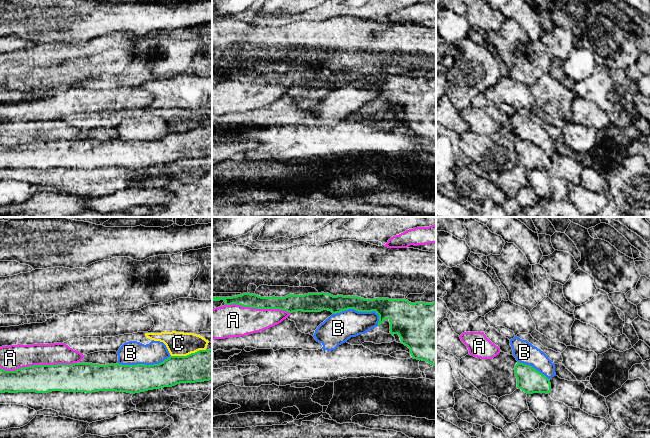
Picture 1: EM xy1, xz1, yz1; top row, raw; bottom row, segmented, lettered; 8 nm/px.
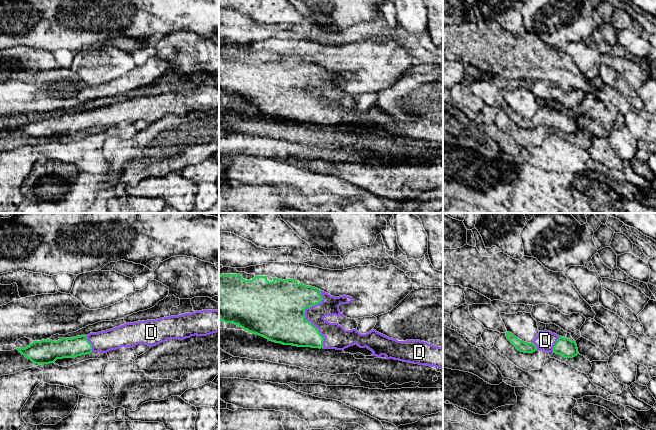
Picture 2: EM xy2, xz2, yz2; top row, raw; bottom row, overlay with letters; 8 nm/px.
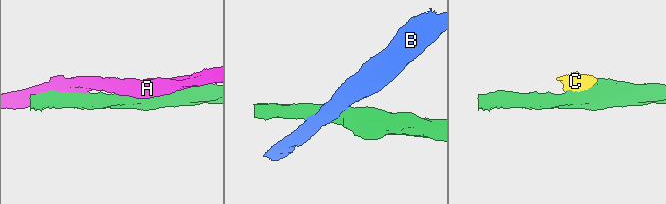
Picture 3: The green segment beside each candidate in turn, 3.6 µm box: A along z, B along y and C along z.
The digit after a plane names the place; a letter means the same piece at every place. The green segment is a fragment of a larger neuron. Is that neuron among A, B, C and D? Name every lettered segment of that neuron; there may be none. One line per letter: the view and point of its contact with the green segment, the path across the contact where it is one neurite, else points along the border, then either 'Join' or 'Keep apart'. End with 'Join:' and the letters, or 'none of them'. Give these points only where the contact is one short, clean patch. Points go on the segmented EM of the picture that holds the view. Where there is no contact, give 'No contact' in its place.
A: Touches green at xy1 (38, 365). Keep apart
B: Touches green at xz1 (359, 311). Keep apart
C: Touches green at xy1 (189, 354). Boundary: xy1 (206, 349), (200, 349), (186, 355), (171, 356). Keep apart
D: Touches green at xz2 (304, 316). Path across: xz2 (275, 310), (304, 316), (314, 306), (329, 306). Join
Join: D

